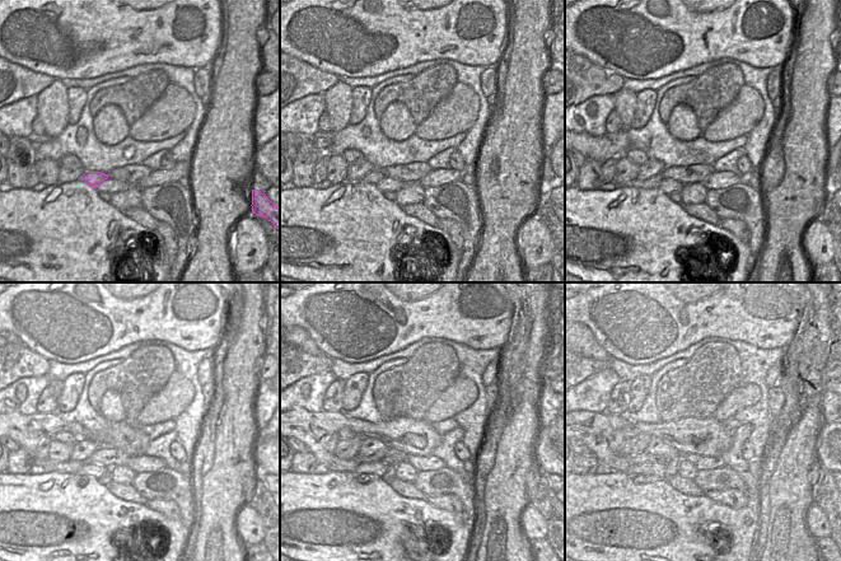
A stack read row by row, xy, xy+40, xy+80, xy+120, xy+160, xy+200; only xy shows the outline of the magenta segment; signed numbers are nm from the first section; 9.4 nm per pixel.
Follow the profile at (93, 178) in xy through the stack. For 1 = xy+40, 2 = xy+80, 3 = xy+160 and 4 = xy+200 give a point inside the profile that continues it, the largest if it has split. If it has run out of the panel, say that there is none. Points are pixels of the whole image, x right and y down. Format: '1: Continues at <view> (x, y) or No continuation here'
1: Continues at xy+40 (374, 176)
2: Continues at xy+80 (654, 181)
3: Continues at xy+160 (333, 463)
4: Continues at xy+200 (618, 463).

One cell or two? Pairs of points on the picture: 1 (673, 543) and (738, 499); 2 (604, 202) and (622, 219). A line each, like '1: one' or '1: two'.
1: two
2: one

